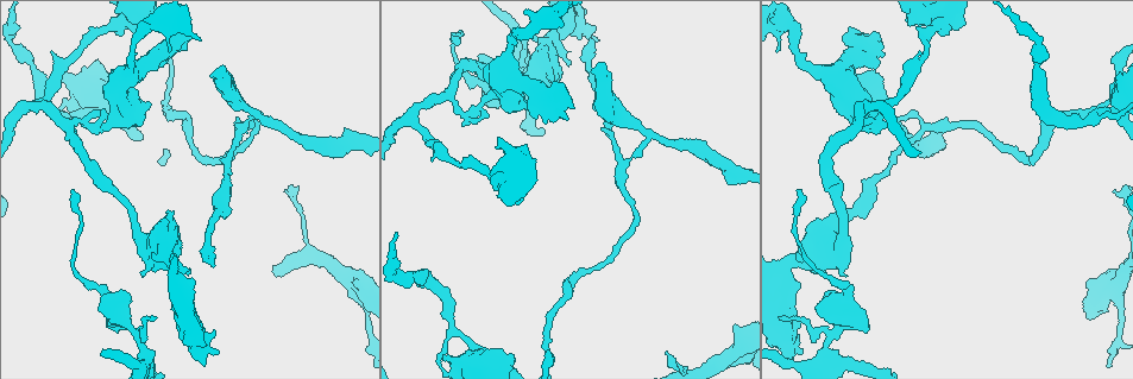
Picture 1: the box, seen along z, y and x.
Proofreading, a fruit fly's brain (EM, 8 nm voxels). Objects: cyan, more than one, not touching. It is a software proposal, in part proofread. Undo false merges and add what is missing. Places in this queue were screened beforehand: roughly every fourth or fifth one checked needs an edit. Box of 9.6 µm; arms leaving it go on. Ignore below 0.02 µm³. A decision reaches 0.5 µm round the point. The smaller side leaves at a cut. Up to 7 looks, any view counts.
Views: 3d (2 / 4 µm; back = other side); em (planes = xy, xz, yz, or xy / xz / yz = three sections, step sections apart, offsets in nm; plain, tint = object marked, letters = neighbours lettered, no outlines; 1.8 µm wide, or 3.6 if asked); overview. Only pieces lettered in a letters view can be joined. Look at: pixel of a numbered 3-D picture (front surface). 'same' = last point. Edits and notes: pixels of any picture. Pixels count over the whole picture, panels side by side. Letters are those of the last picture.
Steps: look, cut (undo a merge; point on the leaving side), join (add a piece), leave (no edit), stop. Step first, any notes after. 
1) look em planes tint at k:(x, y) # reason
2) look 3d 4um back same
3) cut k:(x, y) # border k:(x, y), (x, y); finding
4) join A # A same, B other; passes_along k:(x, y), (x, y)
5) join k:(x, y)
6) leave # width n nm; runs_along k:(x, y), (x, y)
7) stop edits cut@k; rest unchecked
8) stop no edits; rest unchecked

look 3d 2um at 1:(593, 47) # long arm stops here

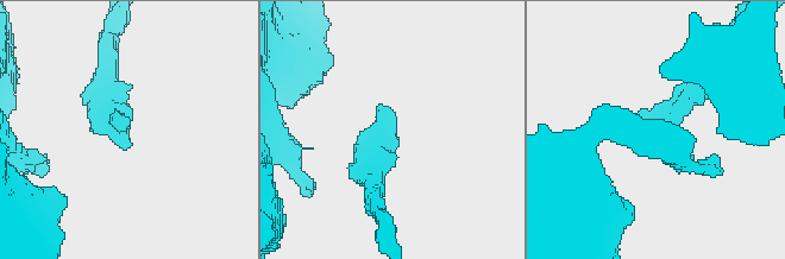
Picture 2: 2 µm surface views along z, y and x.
look em planes plain at 2:(126, 149)

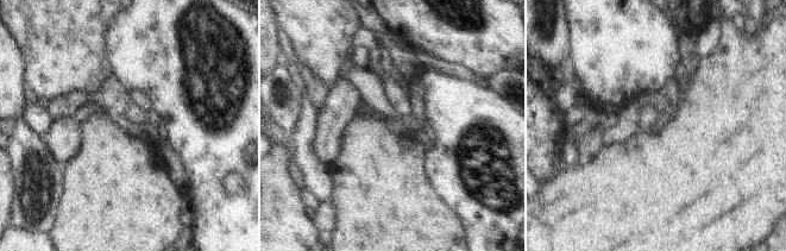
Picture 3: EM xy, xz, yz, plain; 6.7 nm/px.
look em planes letters same

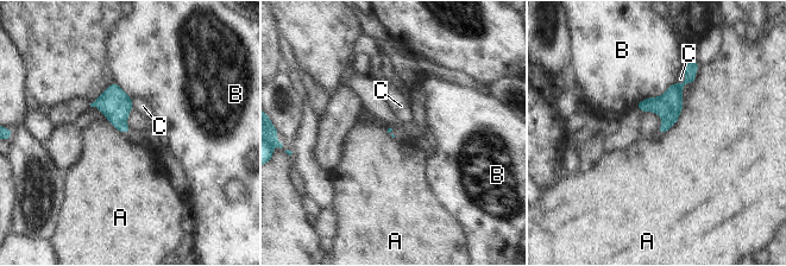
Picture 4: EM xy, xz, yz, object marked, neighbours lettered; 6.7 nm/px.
leave # A other, B other, C other; border 4:(685, 103), (678, 120), (664, 133); none of them fits

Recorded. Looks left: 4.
look 3d 2um at 1:(145, 362) # three-way junction

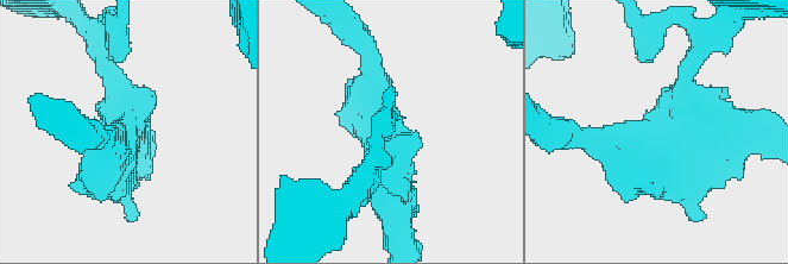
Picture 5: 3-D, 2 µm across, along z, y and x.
look em planes letters at 5:(393, 162) # arms 3; arm_widths 200, 260, 260 nm; need the tissue

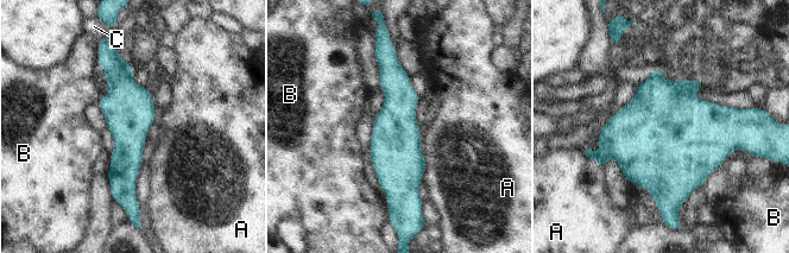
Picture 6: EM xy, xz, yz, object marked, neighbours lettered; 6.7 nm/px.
leave # A other, B other, C other; runs_along 6:(386, 55), (395, 82), (393, 196); one neuron here

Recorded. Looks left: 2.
look em xy step 16 letters at 1:(97, 33) # sudden change in width

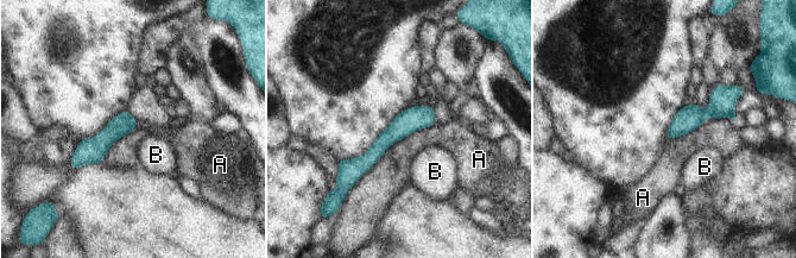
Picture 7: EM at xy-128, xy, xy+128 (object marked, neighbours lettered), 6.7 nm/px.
leave # width 120 nm; A other, B other; border 7:(435, 124), (395, 142), (346, 195); all the same neuron

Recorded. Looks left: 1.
stop no edits; rest unchecked

